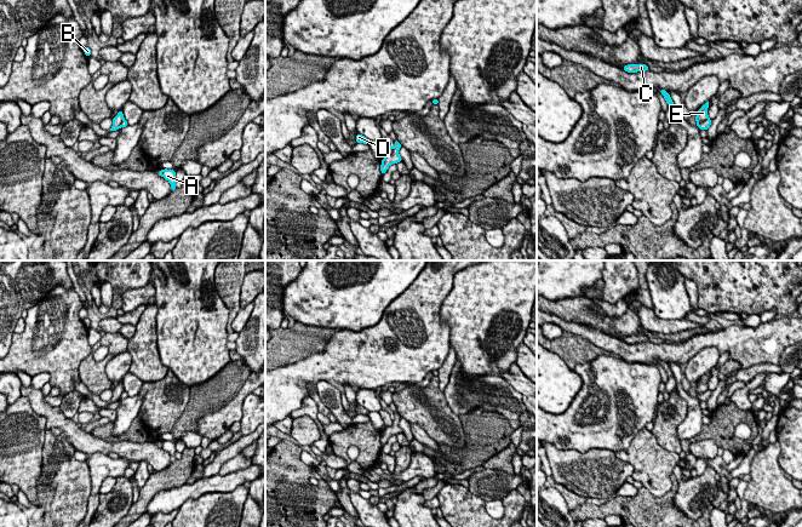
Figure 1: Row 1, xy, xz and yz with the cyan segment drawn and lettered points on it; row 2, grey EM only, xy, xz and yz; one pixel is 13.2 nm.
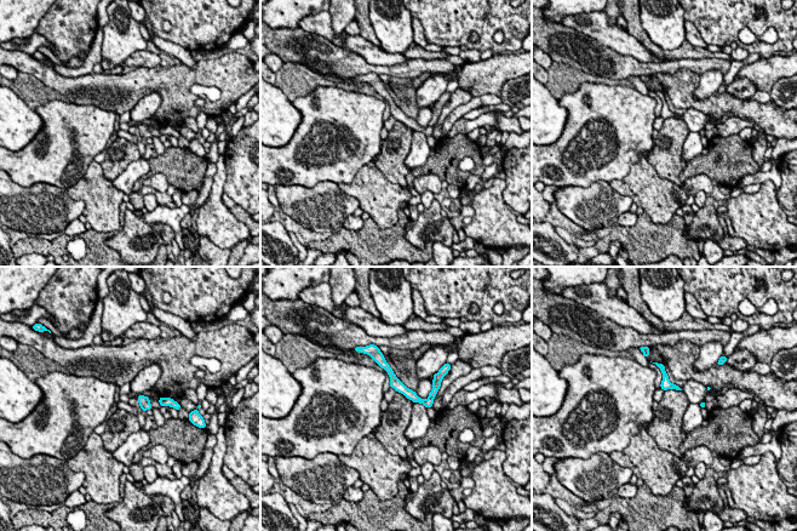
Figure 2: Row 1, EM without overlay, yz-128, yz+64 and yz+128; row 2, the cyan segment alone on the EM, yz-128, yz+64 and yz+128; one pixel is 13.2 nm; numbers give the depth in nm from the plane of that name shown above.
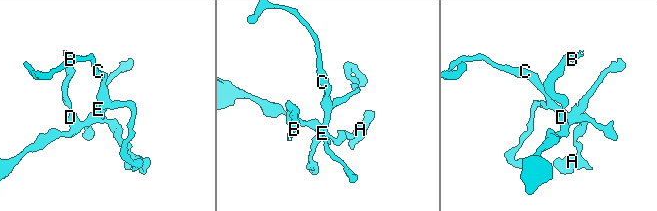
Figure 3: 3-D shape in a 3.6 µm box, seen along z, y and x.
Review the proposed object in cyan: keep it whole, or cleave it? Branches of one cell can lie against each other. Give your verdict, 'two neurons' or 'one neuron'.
two neurons

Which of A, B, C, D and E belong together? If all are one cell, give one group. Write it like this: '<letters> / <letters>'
A C / B D E

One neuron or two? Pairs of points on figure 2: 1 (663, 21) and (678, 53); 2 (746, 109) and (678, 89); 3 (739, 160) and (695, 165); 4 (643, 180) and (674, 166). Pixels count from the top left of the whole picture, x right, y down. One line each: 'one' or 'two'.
1: two
2: one
3: one
4: two

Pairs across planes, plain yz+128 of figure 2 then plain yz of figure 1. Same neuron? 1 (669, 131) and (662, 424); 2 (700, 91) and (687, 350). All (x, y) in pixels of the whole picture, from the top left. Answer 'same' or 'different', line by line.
1: same
2: different

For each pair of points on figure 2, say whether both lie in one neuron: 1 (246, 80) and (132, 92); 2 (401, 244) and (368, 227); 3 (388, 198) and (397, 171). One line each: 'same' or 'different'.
1: same
2: same
3: different

